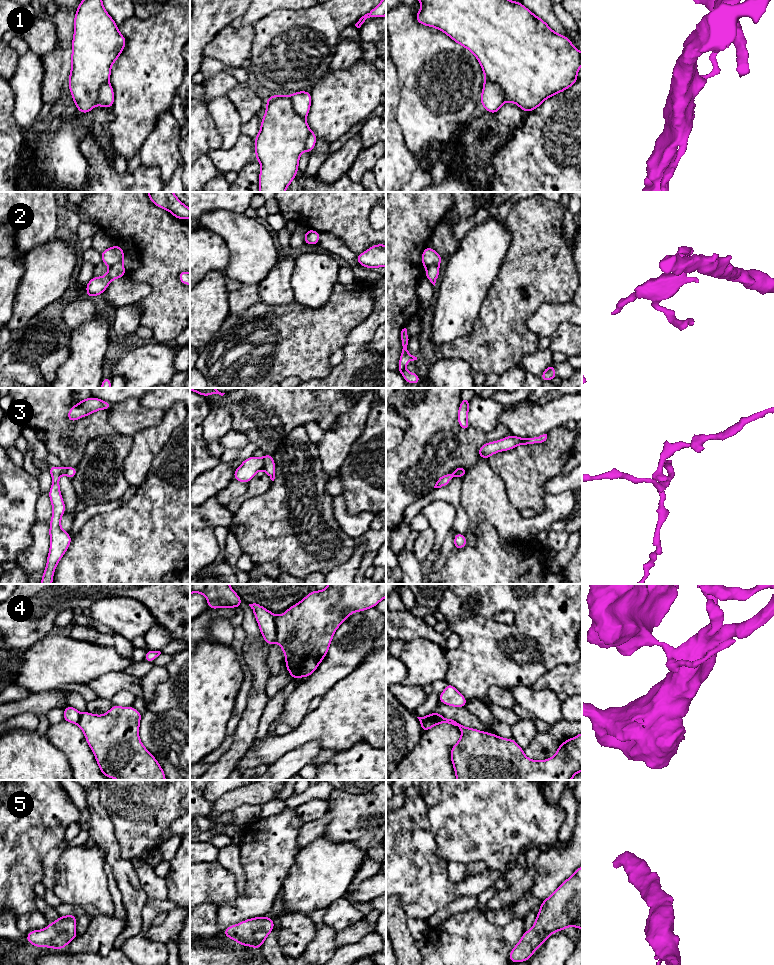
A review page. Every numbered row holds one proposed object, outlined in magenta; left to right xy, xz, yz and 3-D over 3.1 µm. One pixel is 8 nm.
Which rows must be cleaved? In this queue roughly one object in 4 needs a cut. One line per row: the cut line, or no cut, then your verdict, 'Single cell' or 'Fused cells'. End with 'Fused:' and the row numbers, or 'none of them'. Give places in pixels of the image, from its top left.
1: Split along yz (485, 76), (500, 87), (505, 101). Fused cells
2: Split along xy (121, 261), (109, 267). Fused cells
3: Split along xz (262, 458), (263, 468). Fused cells
4: Split along xz (277, 616), (275, 620), (275, 641). Fused cells
5: No split. Single cell
Fused: 1, 2, 3, 4

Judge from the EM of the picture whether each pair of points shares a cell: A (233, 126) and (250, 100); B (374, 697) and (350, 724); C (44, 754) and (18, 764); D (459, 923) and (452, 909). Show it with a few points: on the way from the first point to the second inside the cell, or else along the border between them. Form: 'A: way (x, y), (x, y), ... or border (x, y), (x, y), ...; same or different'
A: border (227, 96), (235, 107), (241, 123); different
B: way (367, 704), (354, 717); same
C: way (38, 757), (29, 757), (24, 762); same
D: border (476, 907), (457, 912), (435, 926); different

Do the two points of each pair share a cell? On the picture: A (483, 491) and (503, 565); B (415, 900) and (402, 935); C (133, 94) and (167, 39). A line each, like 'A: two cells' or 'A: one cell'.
A: two cells
B: two cells
C: one cell

